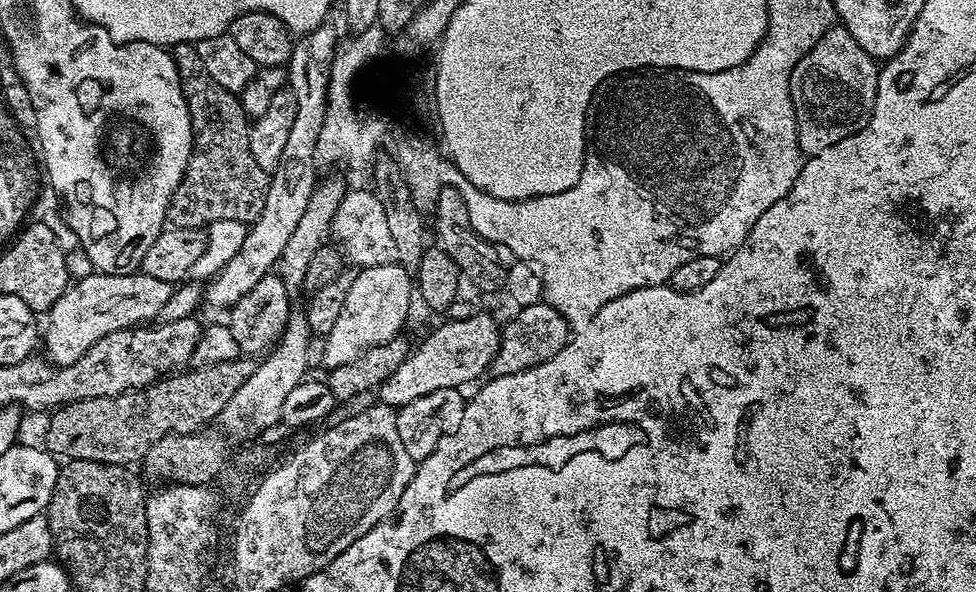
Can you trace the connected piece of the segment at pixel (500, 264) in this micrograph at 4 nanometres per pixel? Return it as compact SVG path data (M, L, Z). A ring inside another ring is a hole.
M446 188L438 194L434 209L436 215L436 236L439 247L451 256L460 269L463 279L468 280L476 288L484 292L492 292L504 288L506 274L510 274L510 266L514 259L512 251L506 246L490 242L482 238L474 230L470 222L470 210L466 210L466 202L456 188Z

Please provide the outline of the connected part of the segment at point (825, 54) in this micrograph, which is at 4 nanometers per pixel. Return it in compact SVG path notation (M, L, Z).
M833 26L824 33L824 37L811 48L794 66L790 74L790 98L796 115L796 133L801 153L815 154L842 142L842 138L854 135L862 126L868 124L876 101L877 61L843 26Z

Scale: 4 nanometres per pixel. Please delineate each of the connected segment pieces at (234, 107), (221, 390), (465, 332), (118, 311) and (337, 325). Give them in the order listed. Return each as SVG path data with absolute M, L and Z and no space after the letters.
M195 43L177 44L171 49L176 60L176 69L180 75L180 85L184 88L184 97L188 103L188 113L192 119L192 156L188 159L188 169L184 179L172 195L172 205L168 208L167 223L173 228L207 229L209 224L222 222L222 218L230 218L234 222L251 225L262 214L262 206L266 206L266 194L270 174L254 162L254 154L250 154L250 138L248 129L250 120L244 115L237 93L226 90L206 74L206 66L198 54Z
M248 358L220 360L216 364L193 367L193 372L180 370L169 374L137 392L64 404L47 417L43 447L65 461L135 465L135 460L136 463L143 461L154 442L162 442L162 438L174 434L199 432L211 425L208 423L220 417L226 402L230 402L242 382L250 378L253 367L253 361Z
M478 312L470 318L452 320L434 329L409 356L394 374L377 389L379 403L393 410L408 405L415 398L425 397L435 390L465 387L464 384L486 372L500 349L499 323L490 315Z
M93 271L91 275L82 277L77 284L76 281L69 283L68 289L46 313L48 329L42 332L42 348L44 344L43 351L53 364L78 362L106 334L155 321L174 291L173 285L143 274L112 276L108 272Z
M399 263L383 264L373 268L361 268L354 278L354 286L350 286L350 294L346 294L346 306L342 306L342 314L338 314L338 322L334 322L334 330L324 337L323 367L331 370L350 362L350 358L358 358L370 346L378 346L382 342L390 342L390 338L401 335L404 323L408 320L408 307L414 300L414 280Z

